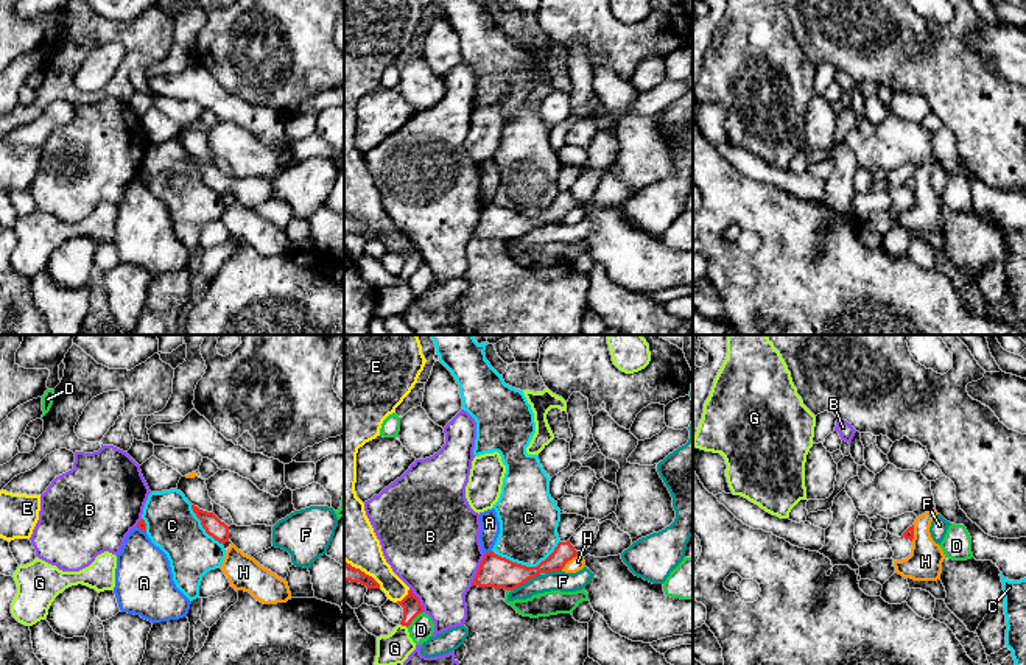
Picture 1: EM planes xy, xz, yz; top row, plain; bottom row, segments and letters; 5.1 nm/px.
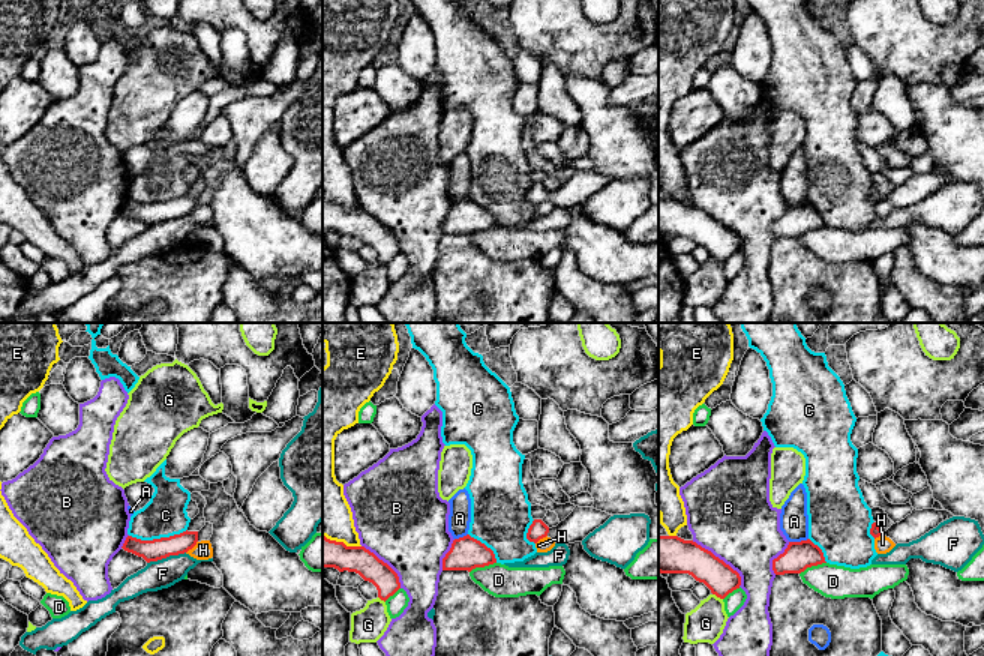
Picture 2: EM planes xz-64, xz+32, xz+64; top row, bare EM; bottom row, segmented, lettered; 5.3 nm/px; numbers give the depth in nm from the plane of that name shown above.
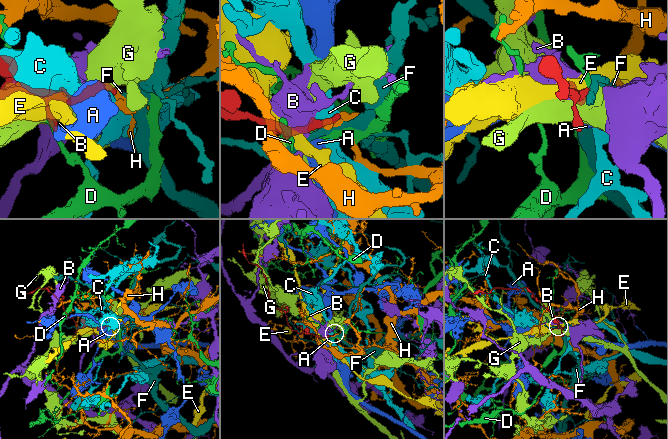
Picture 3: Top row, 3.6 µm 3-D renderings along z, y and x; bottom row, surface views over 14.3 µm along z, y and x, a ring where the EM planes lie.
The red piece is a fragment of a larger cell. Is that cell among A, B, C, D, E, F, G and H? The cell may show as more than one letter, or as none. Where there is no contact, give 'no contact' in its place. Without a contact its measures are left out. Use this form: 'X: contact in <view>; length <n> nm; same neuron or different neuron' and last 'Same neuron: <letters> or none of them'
A: contact in xz; length 50 nm; different neuron
B: contact in xz; length 180 nm; different neuron
C: contact in xz; length 360 nm; different neuron
D: contact in xz; length 120 nm; different neuron
E: contact in xz; length 100 nm; different neuron
F: contact in xz; length 180 nm; different neuron
G: contact in xz; length 50 nm; different neuron
H: contact in xz; length 120 nm; different neuron
Same neuron: none of them

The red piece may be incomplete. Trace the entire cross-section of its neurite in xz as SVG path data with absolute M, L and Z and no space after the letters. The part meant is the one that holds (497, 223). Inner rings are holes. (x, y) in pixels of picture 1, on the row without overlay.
M606 171L599 176L596 190L587 201L576 202L570 192L559 193L554 202L537 218L526 218L489 202L484 206L472 237L514 241L540 224L560 223L576 207L618 207L631 196L631 187L612 171Z

